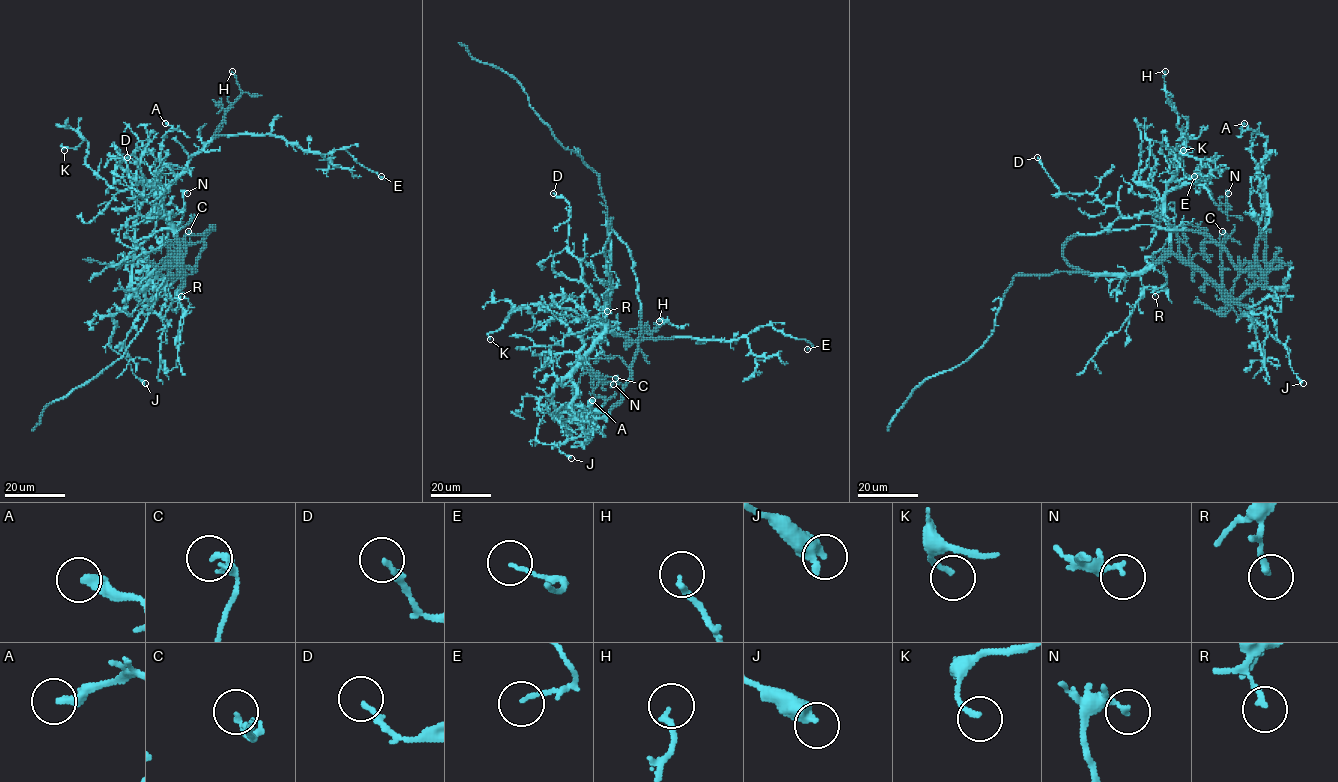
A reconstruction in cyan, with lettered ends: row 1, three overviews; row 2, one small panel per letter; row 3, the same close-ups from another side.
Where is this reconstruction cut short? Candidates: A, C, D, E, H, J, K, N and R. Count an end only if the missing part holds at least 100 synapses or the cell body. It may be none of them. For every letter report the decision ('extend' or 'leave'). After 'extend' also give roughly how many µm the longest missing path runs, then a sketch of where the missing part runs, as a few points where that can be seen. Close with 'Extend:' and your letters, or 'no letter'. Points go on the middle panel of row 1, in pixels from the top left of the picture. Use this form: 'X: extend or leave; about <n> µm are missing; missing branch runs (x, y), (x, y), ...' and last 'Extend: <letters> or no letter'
A: leave
C: leave
D: leave
E: leave
H: leave
J: leave
K: leave
N: leave
R: leave
Extend: no letter

